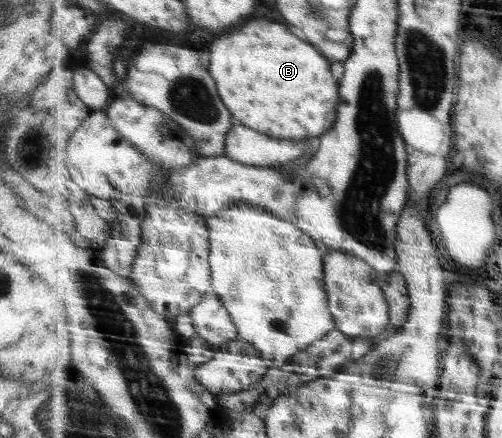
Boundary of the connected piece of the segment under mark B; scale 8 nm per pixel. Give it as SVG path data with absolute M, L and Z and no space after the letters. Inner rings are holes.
M259 19L259 21L247 21L245 23L247 25L241 25L241 29L233 31L233 33L229 33L231 30L226 30L225 37L216 39L214 42L215 45L213 45L213 49L210 49L211 52L209 53L209 57L211 58L209 65L211 75L213 75L213 78L218 83L219 92L220 94L223 93L223 102L231 109L231 113L235 113L235 117L239 117L245 125L251 125L253 129L259 129L261 133L277 139L295 139L297 141L307 139L307 137L317 137L319 139L330 133L338 122L339 106L342 98L340 84L337 83L337 79L333 75L329 58L323 55L318 46L313 45L311 42L305 42L289 31L288 27L281 25L283 23L281 21L277 23L277 21L269 21L269 19Z

